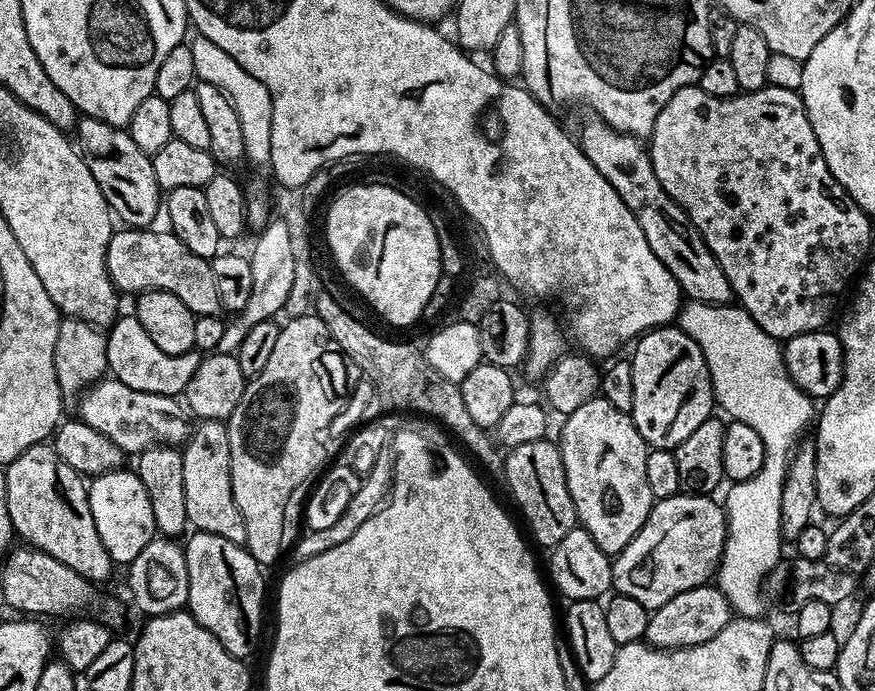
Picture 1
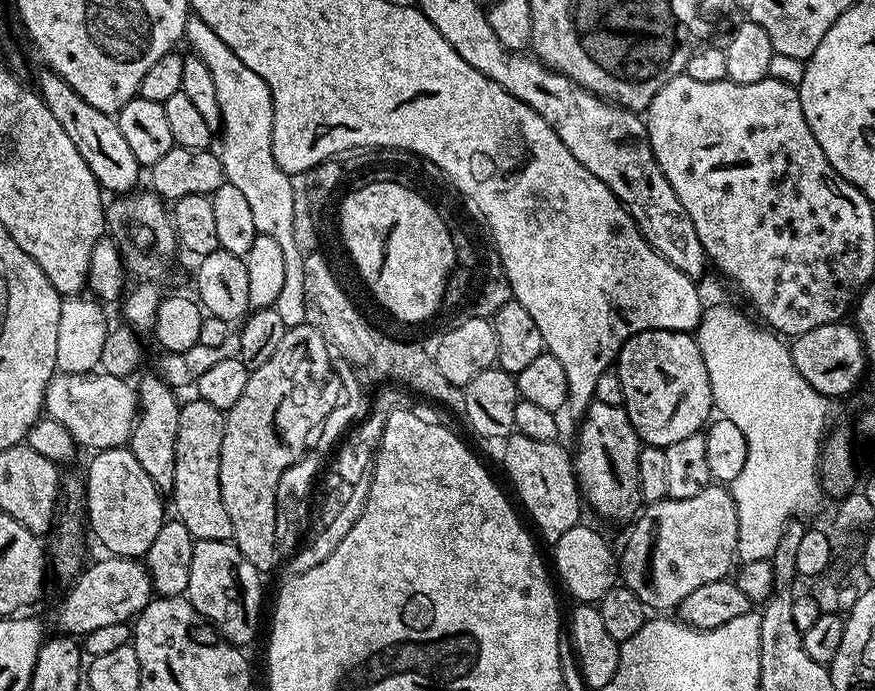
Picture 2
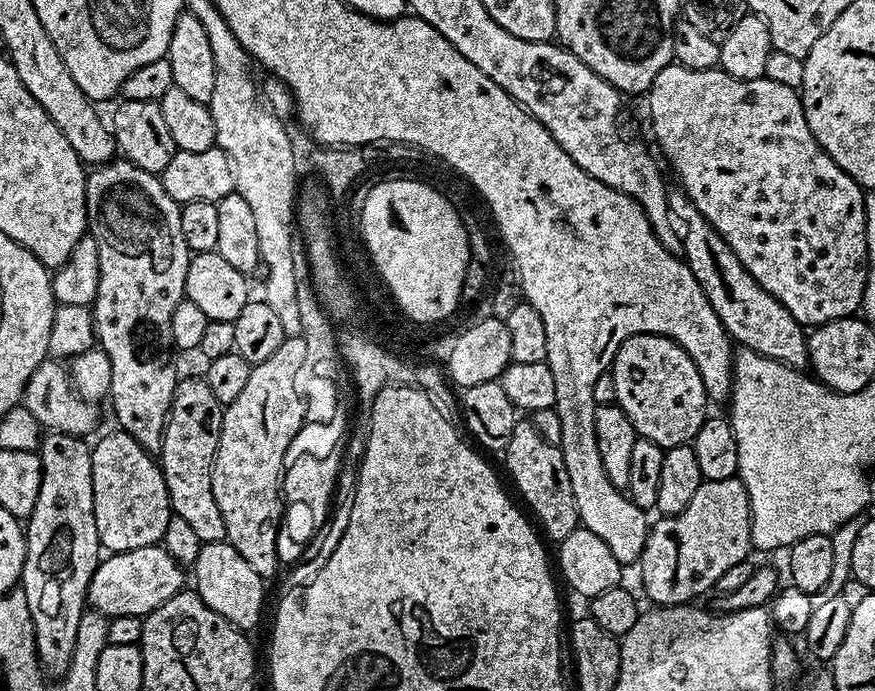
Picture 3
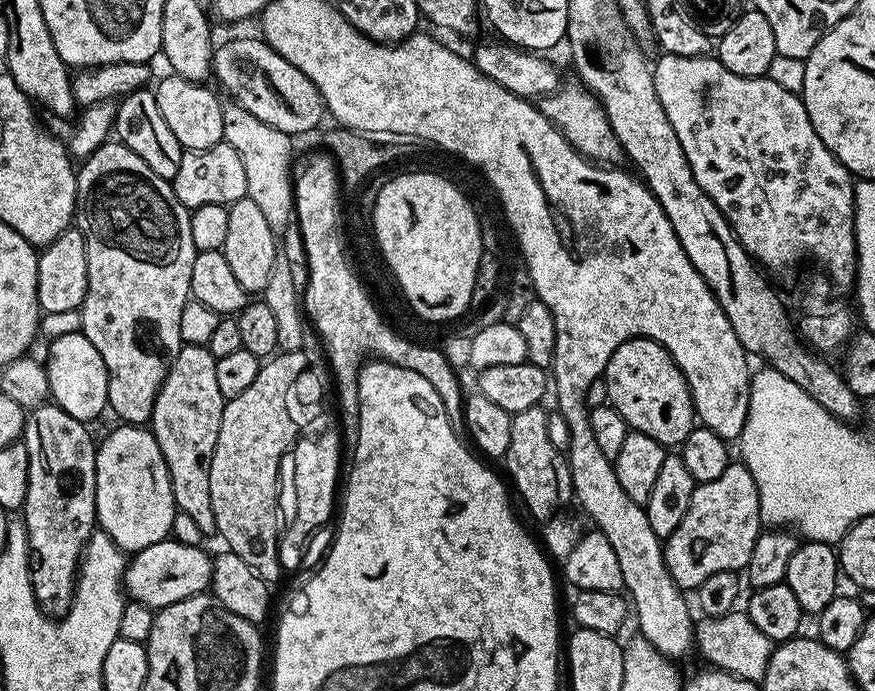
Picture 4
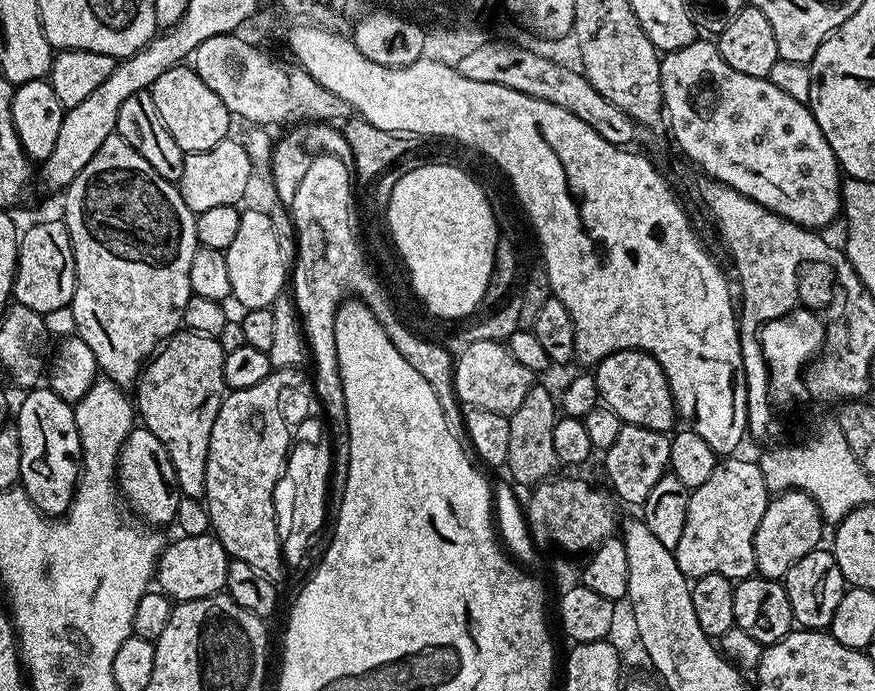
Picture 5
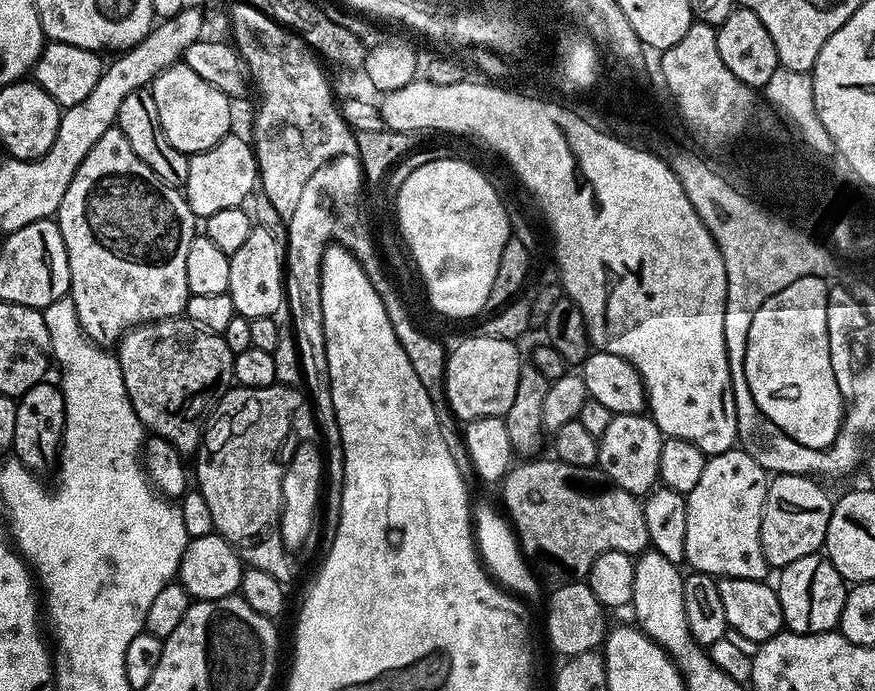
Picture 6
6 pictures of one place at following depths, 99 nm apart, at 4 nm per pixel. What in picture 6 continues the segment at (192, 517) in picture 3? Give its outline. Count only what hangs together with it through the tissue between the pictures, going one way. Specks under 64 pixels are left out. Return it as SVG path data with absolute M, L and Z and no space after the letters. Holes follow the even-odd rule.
M187 318L155 320L152 324L138 324L121 336L118 345L122 382L126 382L126 394L130 394L130 402L138 418L151 435L161 436L182 454L195 453L200 447L202 429L205 427L210 409L229 388L233 387L233 355L230 346L226 346L223 335L208 332Z

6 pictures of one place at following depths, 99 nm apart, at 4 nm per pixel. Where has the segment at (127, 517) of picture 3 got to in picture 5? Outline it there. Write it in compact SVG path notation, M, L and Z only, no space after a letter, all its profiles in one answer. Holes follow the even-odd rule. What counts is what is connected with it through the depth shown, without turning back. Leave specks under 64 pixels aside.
M143 426L133 427L132 433L126 438L126 442L120 446L120 458L116 466L116 479L118 481L118 492L121 497L141 516L143 523L148 526L160 526L156 524L171 525L176 519L176 507L182 499L180 487L174 478L174 466L166 454L166 446L154 438L149 428Z

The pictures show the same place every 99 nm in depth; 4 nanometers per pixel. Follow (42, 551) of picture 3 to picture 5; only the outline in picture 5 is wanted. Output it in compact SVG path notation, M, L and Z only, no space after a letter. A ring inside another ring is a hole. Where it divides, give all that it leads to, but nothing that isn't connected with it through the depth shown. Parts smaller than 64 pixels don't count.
M37 386L27 393L28 396L20 404L20 413L14 420L18 430L18 438L22 442L22 470L20 471L19 487L34 502L39 512L49 518L63 517L72 499L76 496L76 486L80 482L82 471L80 456L80 431L76 425L76 409L71 403L63 400L49 386Z

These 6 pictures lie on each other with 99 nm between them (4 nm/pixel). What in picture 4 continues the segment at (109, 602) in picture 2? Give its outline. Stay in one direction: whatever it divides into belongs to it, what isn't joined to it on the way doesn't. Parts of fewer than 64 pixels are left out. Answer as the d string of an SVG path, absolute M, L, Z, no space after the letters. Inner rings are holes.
M171 538L162 542L154 542L154 546L146 546L146 550L135 553L127 561L123 582L125 593L135 603L144 604L153 610L159 610L174 602L182 602L182 598L196 596L199 592L208 592L212 582L213 557L207 556L202 549L200 544L183 544Z

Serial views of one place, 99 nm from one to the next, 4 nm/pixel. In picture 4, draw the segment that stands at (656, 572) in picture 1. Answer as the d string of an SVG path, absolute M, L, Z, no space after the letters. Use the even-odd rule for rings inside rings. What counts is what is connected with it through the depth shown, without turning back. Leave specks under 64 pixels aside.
M729 463L728 468L722 470L722 475L714 478L714 482L697 484L694 498L690 498L690 510L686 510L686 518L682 518L678 530L674 530L674 534L670 534L663 541L664 561L670 570L670 578L674 578L681 590L695 590L702 582L706 582L706 578L710 578L710 574L739 573L747 569L750 554L754 554L754 542L761 531L758 486L754 486L754 478L743 463Z

